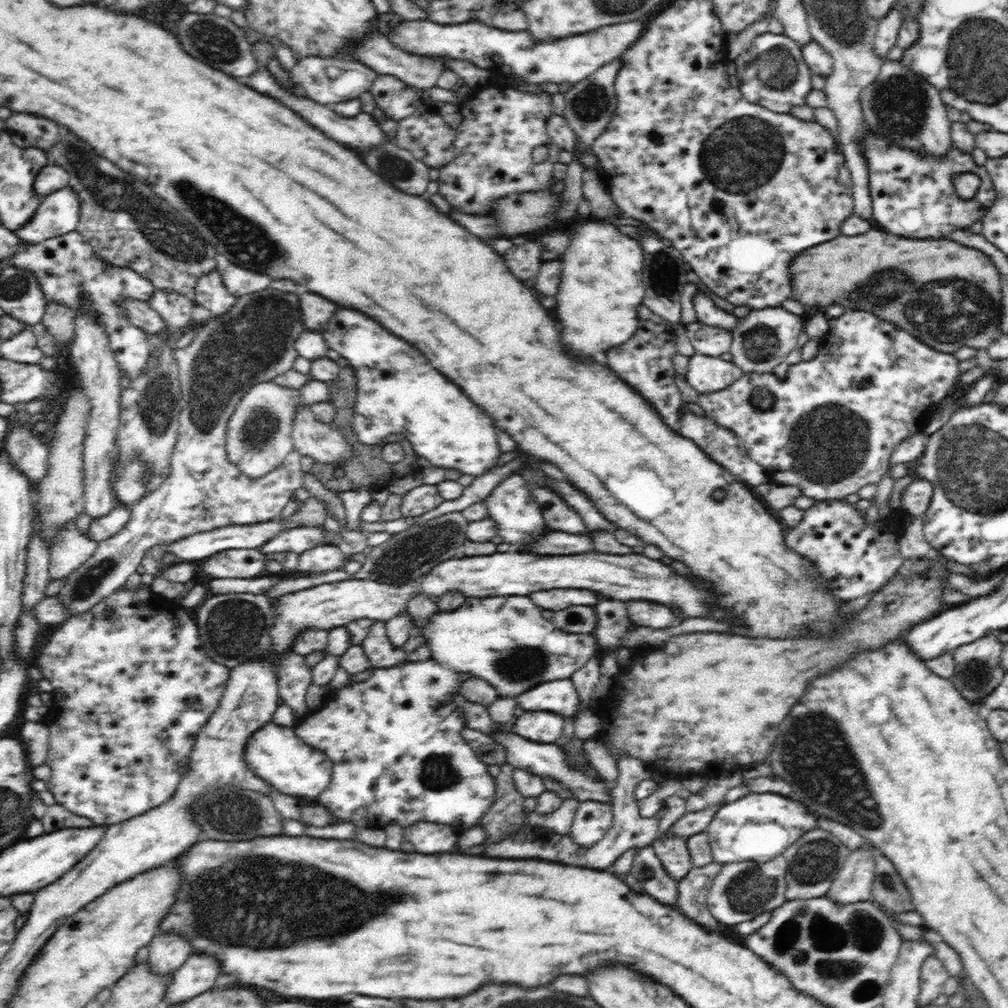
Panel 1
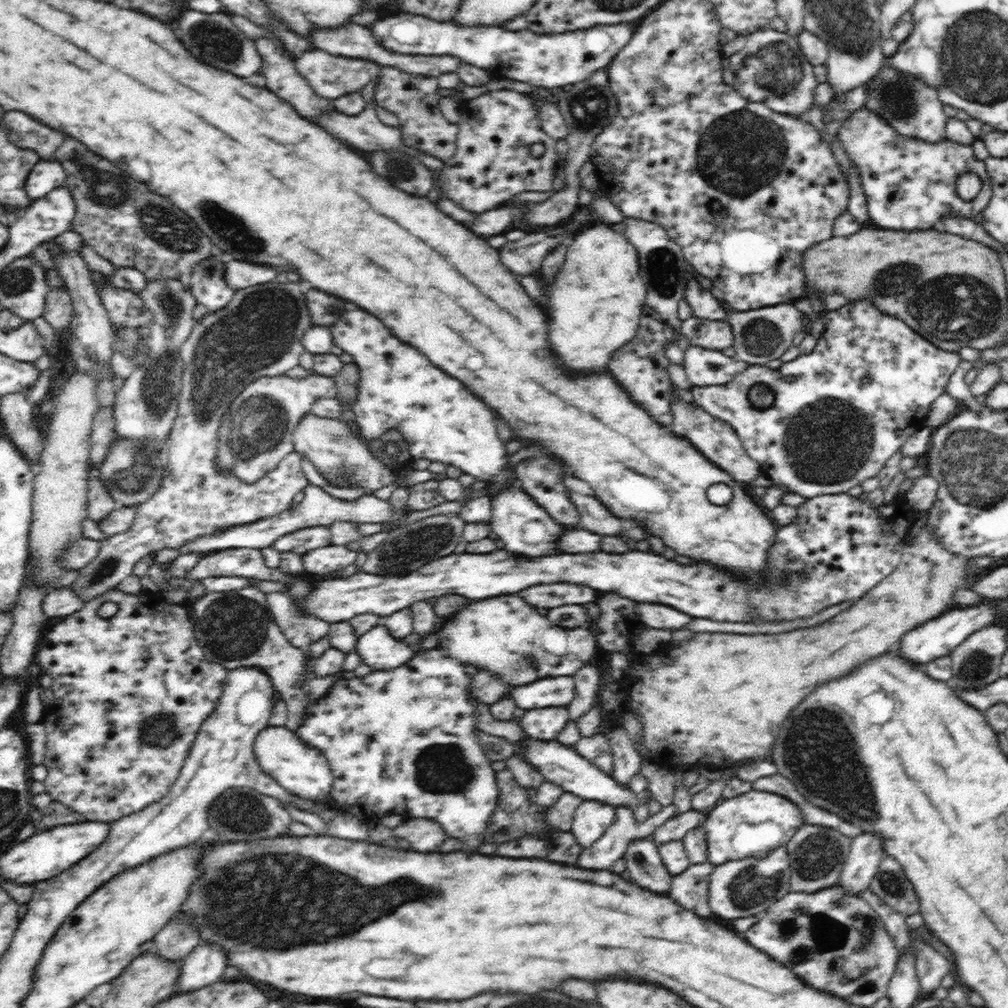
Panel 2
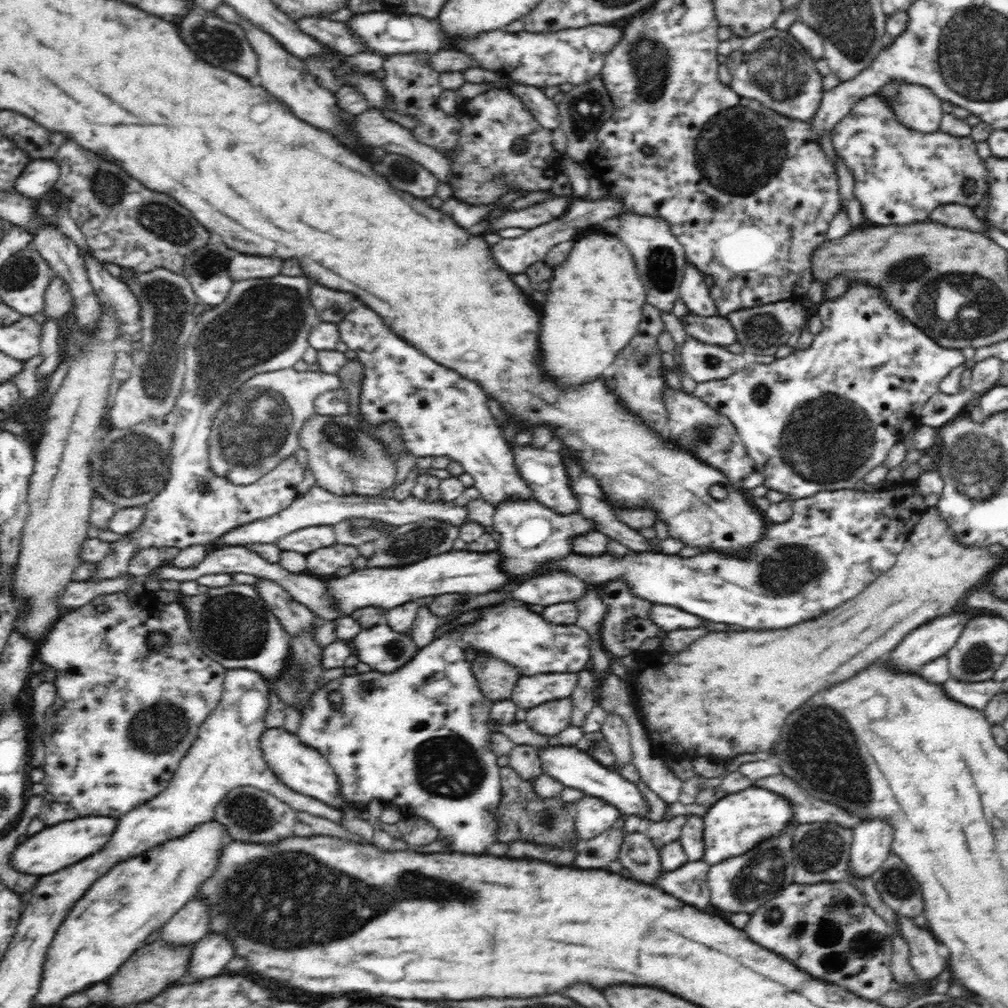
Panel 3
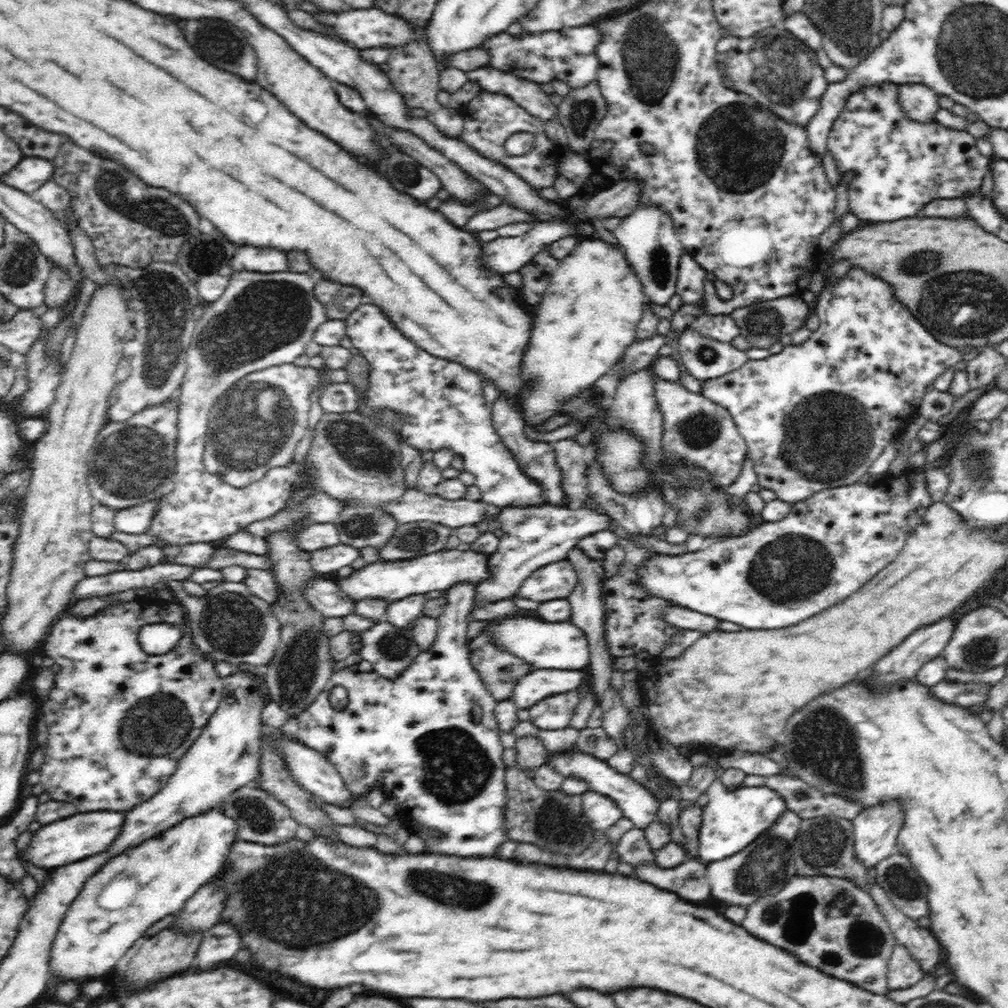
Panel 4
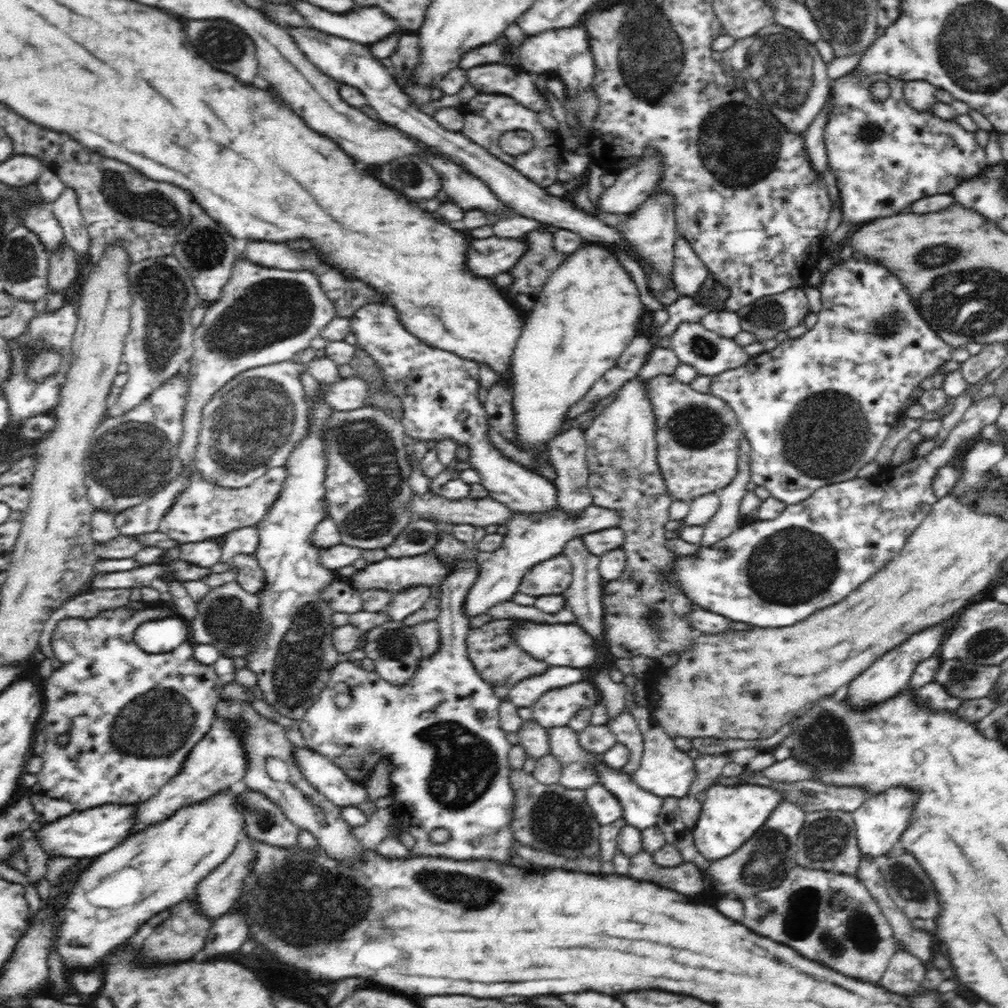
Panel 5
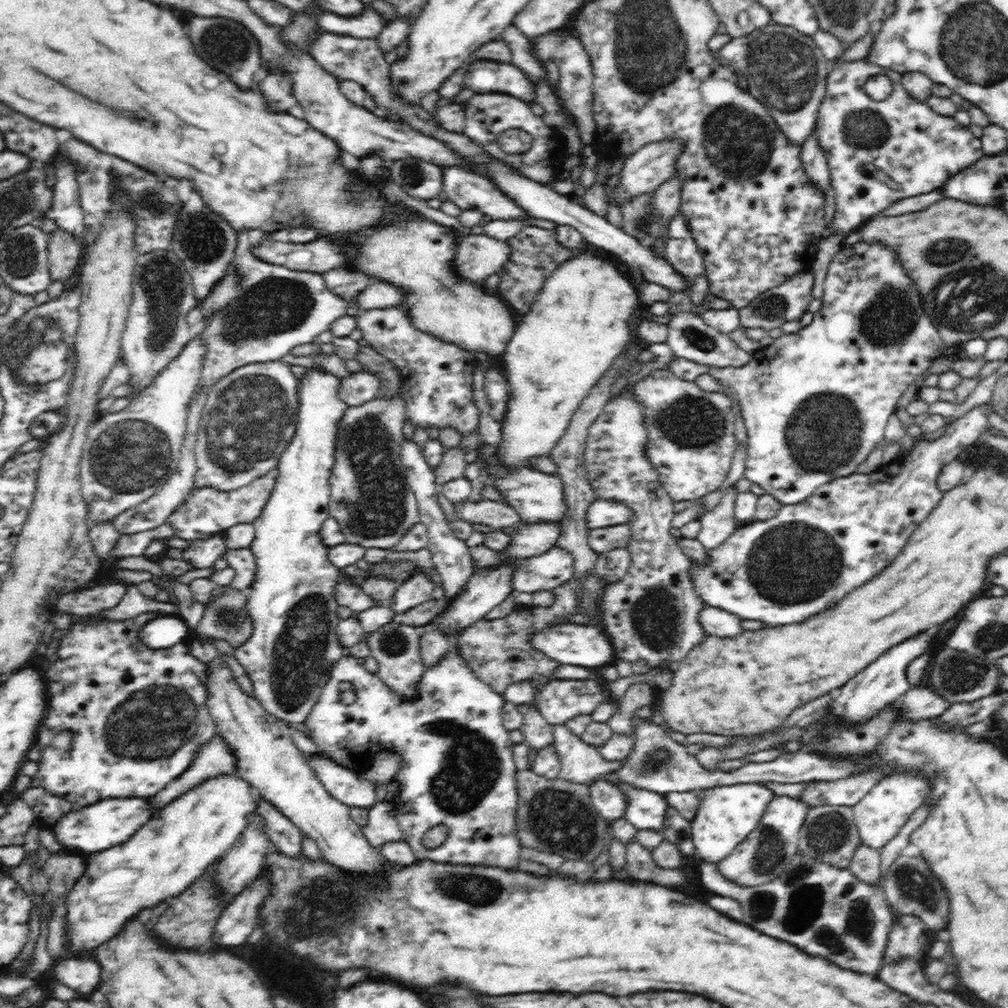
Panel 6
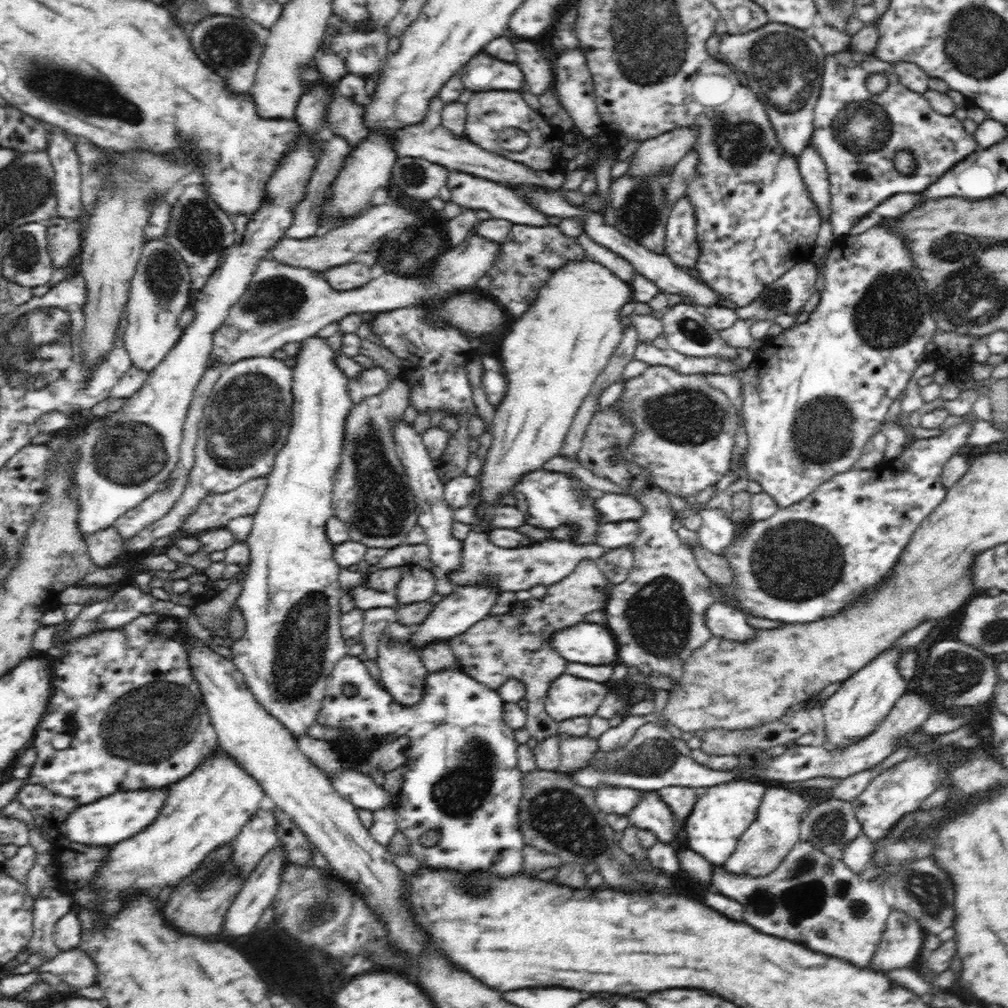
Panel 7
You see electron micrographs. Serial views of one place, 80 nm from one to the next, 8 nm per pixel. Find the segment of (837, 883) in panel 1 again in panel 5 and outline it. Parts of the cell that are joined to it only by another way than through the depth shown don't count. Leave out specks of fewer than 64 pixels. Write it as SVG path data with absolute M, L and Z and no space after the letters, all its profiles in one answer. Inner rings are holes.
M892 786L892 788L884 790L882 794L870 795L860 808L852 813L857 845L863 858L865 856L872 858L884 856L892 848L898 847L900 835L909 826L917 800L916 792L907 786Z

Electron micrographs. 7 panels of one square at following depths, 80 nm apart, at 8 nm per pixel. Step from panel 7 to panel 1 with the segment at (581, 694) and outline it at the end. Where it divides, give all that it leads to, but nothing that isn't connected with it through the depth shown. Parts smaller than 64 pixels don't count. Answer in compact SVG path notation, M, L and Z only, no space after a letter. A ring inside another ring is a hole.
M526 711L515 719L513 730L524 739L540 743L560 743L570 722L551 711Z

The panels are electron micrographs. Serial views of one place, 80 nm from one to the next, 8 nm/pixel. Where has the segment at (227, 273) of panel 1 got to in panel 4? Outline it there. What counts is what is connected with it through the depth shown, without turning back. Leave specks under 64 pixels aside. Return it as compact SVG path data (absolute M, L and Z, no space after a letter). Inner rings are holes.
M242 246L232 258L233 273L248 271L262 274L290 271L287 254L276 250L256 250L254 246Z

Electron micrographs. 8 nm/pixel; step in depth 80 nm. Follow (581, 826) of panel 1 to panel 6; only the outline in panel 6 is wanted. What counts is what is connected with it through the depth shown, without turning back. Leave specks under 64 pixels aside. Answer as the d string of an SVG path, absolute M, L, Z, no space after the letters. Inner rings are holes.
M602 779L594 781L589 785L589 791L592 807L602 820L610 823L625 817L628 808L626 795L612 782Z

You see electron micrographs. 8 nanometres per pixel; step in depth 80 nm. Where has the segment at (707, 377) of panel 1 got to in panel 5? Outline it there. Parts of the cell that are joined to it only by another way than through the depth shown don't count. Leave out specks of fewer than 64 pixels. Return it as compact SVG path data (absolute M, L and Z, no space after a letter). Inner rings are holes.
M686 319L680 327L669 338L670 346L679 358L679 362L693 366L695 376L713 377L723 373L724 370L732 370L747 363L749 355L733 339L728 339L716 335L713 331L702 326L701 322L687 322Z

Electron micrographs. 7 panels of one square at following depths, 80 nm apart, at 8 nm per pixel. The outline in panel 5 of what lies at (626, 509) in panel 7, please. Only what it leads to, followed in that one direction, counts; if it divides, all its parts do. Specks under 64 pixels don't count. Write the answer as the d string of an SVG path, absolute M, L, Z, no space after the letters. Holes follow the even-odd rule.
M594 504L587 506L577 517L570 517L566 511L558 508L547 513L512 511L511 517L505 522L508 530L503 536L500 548L492 552L474 552L476 562L480 566L480 574L472 586L472 592L468 593L464 602L464 613L468 615L468 620L486 613L489 608L500 602L512 600L512 596L519 592L518 586L520 586L522 576L536 564L563 554L562 550L566 542L570 542L576 536L618 527L620 517L619 512Z

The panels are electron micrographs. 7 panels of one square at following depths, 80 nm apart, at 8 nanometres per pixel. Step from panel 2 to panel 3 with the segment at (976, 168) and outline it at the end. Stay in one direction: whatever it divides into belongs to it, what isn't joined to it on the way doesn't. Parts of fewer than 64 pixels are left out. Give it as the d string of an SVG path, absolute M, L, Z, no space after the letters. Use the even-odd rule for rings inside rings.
M875 93L860 98L852 106L850 114L846 114L832 128L830 137L837 156L853 174L854 198L860 202L865 219L874 223L874 226L926 223L936 208L948 204L962 204L974 210L989 192L987 165L985 159L977 153L977 146L972 137L958 138L941 130L930 134L910 130L898 122L883 95ZM968 179L976 183L976 192L972 195L964 195L963 184L964 180Z

